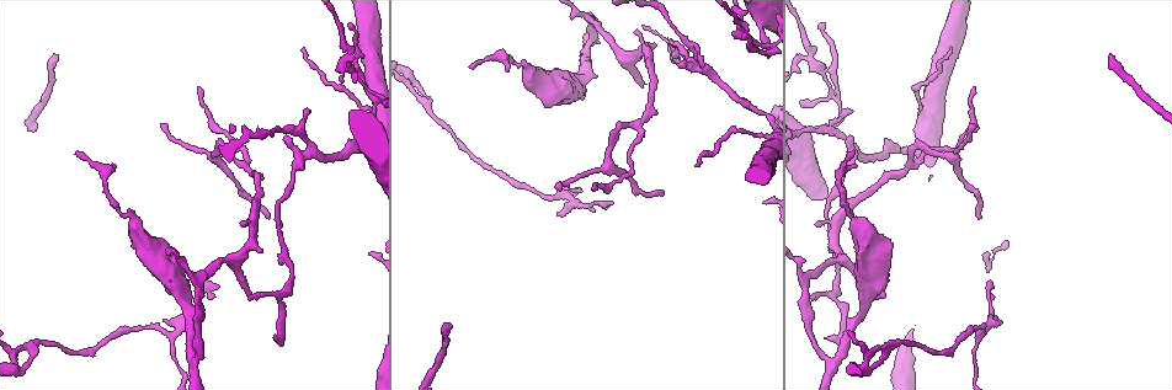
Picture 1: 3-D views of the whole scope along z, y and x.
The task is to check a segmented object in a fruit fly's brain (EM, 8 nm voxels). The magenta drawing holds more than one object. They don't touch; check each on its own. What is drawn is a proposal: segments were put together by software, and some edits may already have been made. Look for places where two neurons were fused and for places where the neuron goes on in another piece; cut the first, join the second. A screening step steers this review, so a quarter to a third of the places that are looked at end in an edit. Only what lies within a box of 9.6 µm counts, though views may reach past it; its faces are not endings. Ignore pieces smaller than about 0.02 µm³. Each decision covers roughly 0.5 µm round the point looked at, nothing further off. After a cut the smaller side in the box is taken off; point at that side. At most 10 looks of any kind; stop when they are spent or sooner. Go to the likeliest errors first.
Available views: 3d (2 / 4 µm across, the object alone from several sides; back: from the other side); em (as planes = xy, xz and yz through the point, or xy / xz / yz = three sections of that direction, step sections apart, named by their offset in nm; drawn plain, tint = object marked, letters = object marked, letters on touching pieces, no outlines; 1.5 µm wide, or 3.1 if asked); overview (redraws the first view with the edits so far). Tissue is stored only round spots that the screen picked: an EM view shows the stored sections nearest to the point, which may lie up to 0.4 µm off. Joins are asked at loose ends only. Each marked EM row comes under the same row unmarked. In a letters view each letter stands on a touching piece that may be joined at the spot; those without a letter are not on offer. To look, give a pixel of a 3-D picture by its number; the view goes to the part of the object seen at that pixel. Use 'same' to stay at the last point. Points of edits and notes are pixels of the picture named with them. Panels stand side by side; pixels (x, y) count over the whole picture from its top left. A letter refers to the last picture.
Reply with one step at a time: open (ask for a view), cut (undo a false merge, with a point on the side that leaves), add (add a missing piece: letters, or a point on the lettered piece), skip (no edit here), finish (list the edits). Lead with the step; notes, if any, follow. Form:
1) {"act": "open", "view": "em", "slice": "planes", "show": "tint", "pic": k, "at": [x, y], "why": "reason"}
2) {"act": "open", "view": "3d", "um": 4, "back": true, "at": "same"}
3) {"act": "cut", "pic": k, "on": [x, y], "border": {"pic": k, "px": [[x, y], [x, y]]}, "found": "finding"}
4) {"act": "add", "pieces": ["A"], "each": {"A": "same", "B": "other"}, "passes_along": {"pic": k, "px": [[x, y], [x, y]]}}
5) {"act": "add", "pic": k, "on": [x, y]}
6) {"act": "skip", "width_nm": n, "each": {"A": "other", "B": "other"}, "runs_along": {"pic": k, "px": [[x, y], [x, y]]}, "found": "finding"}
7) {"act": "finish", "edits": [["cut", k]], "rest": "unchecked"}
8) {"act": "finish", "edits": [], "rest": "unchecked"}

{"act": "open", "view": "3d", "um": 2, "pic": 1, "at": [635, 30], "why": "branch stops here"}

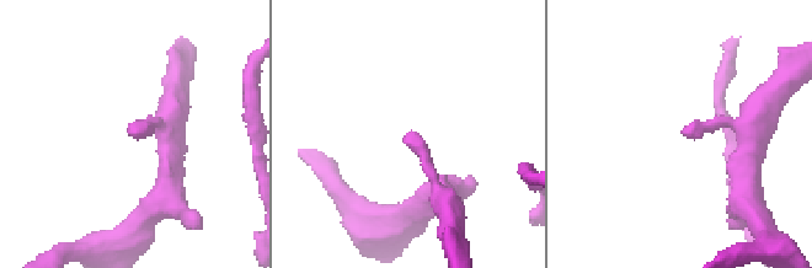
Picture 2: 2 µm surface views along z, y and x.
{"act": "open", "view": "em", "slice": "planes", "show": "letters", "pic": 2, "at": [683, 132], "why": "shape alone is not enough"}

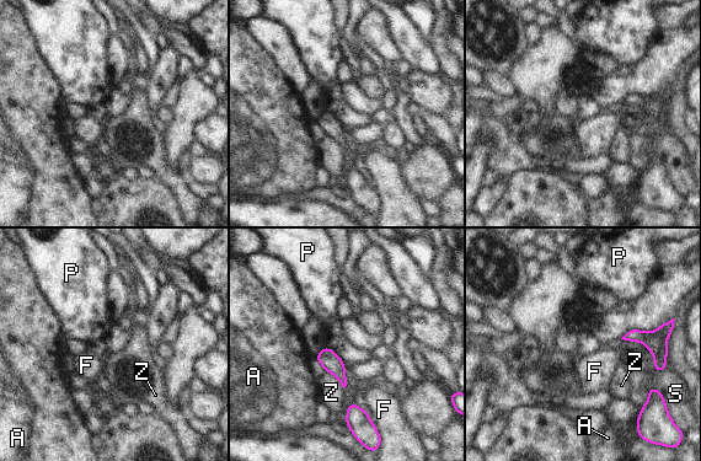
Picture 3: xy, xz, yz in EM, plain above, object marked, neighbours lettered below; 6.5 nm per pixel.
{"act": "skip", "each": {"A": "other", "F": "other", "P": "other", "S": "other", "Z": "other"}, "found": "no lettered piece goes on from it"}

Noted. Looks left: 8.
{"act": "open", "view": "3d", "um": 4, "pic": 1, "at": [586, 48], "why": "side arm on a straight run"}

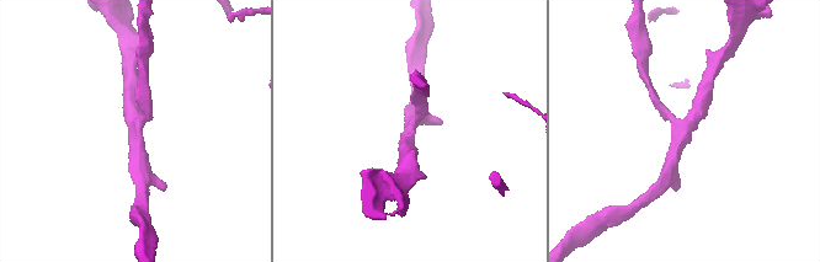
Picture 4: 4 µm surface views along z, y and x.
{"act": "open", "view": "em", "slice": "planes", "show": "letters", "pic": 4, "at": [688, 120], "arms": 3, "why": "now the EM"}

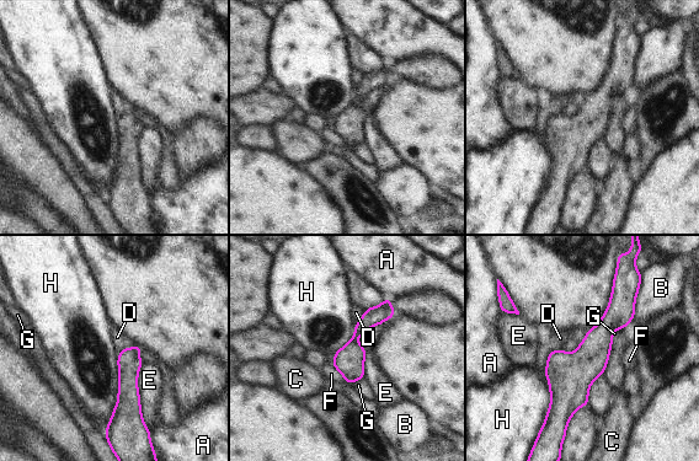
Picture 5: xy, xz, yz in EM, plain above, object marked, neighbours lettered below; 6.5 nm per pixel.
{"act": "skip", "width_nm": 190, "each": {"A": "other", "B": "other", "C": "other", "D": "other", "E": "other", "F": "other", "G": "other", "H": "other"}, "border": {"pic": 5, "px": [[118, 353], [117, 403], [103, 432]]}, "found": "one neuron here"}

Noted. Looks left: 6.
{"act": "open", "view": "em", "slice": "yz", "step": 4, "show": "tint", "pic": 1, "at": [812, 61], "why": "sharp bend"}

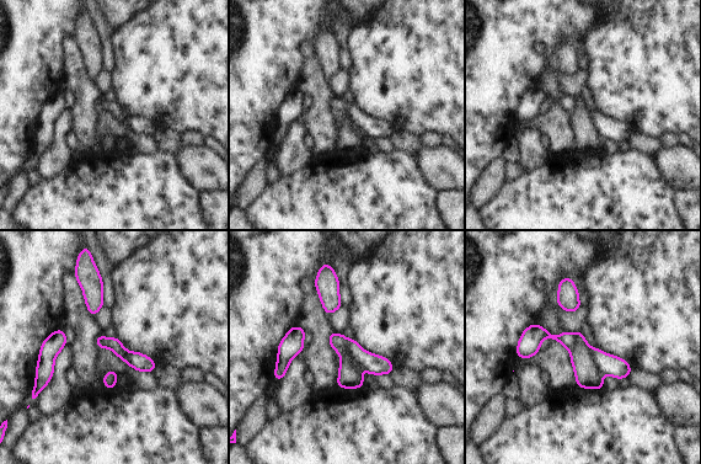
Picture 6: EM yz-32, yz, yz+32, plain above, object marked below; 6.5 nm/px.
{"act": "open", "view": "em", "slice": "planes", "show": "letters", "at": "same"}

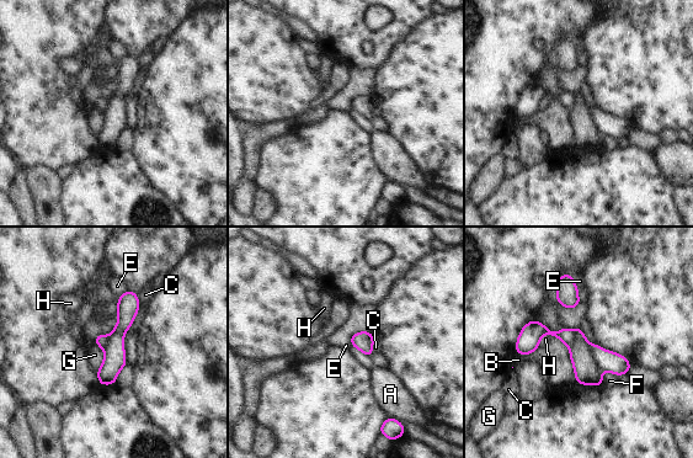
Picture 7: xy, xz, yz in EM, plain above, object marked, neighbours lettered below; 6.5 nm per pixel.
{"act": "cut", "pic": 7, "on": [587, 372], "each": {"A": "other", "B": "other", "C": "other", "E": "other", "F": "other", "G": "other", "H": "other"}, "border": {"pic": 7, "px": [[588, 345], [593, 360], [601, 369]]}, "found": "a second neuron is stuck on"}

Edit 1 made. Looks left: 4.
{"act": "open", "view": "overview"}

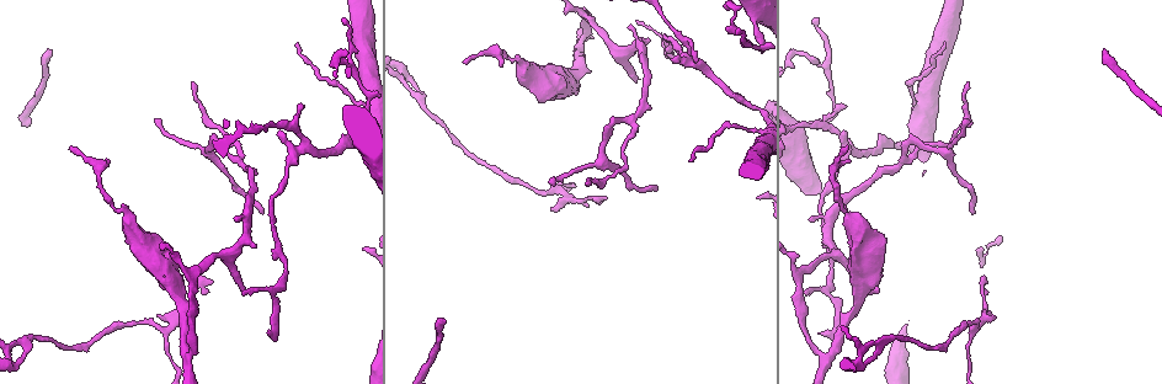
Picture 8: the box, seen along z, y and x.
{"act": "open", "view": "3d", "um": 4, "pic": 8, "at": [70, 147]}

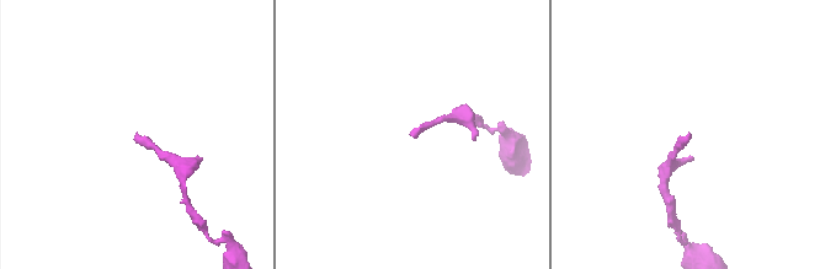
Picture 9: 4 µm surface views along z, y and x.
{"act": "open", "view": "em", "slice": "planes", "show": "tint", "pic": 9, "at": [134, 137]}

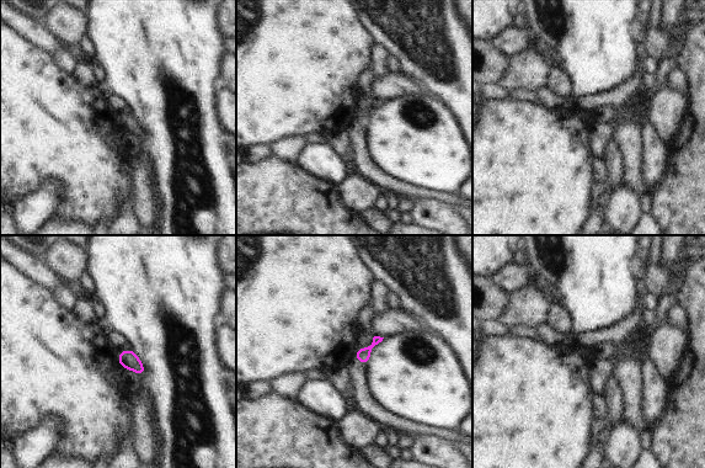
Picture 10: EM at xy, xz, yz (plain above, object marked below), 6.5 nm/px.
{"act": "open", "view": "em", "slice": "planes", "show": "letters", "at": "same", "why": "see the neighbours"}

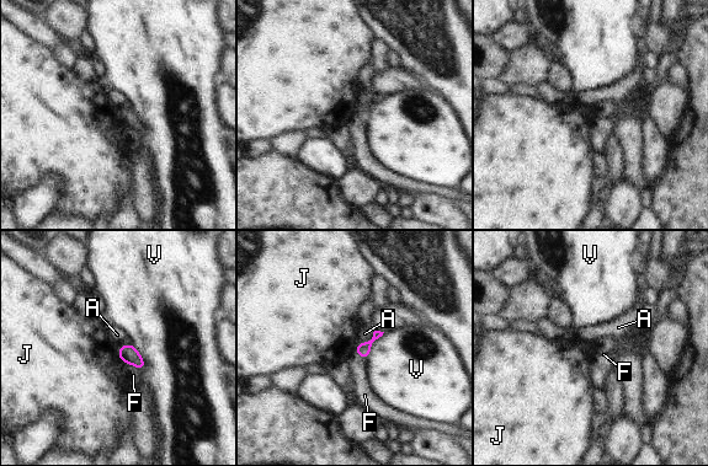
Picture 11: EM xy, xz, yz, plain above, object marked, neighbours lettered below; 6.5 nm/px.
{"act": "skip", "width_nm": 90, "each": {"A": "other", "F": "other", "J": "other", "V": "other"}, "border": {"pic": 11, "px": [[118, 346], [118, 357], [122, 363]]}, "found": "none of them fits"}

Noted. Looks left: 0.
{"act": "finish", "edits": [["cut", 7]], "rest": "unchecked"}

